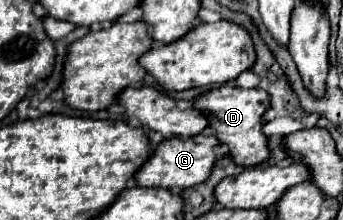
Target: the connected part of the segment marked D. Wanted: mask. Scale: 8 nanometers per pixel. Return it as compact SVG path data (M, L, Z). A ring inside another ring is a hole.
M232 85L214 87L192 101L194 109L198 109L208 119L208 127L214 129L214 137L230 149L228 151L230 159L236 165L244 167L252 167L268 159L268 147L266 147L268 139L260 131L266 103L268 95L262 89L238 89Z

